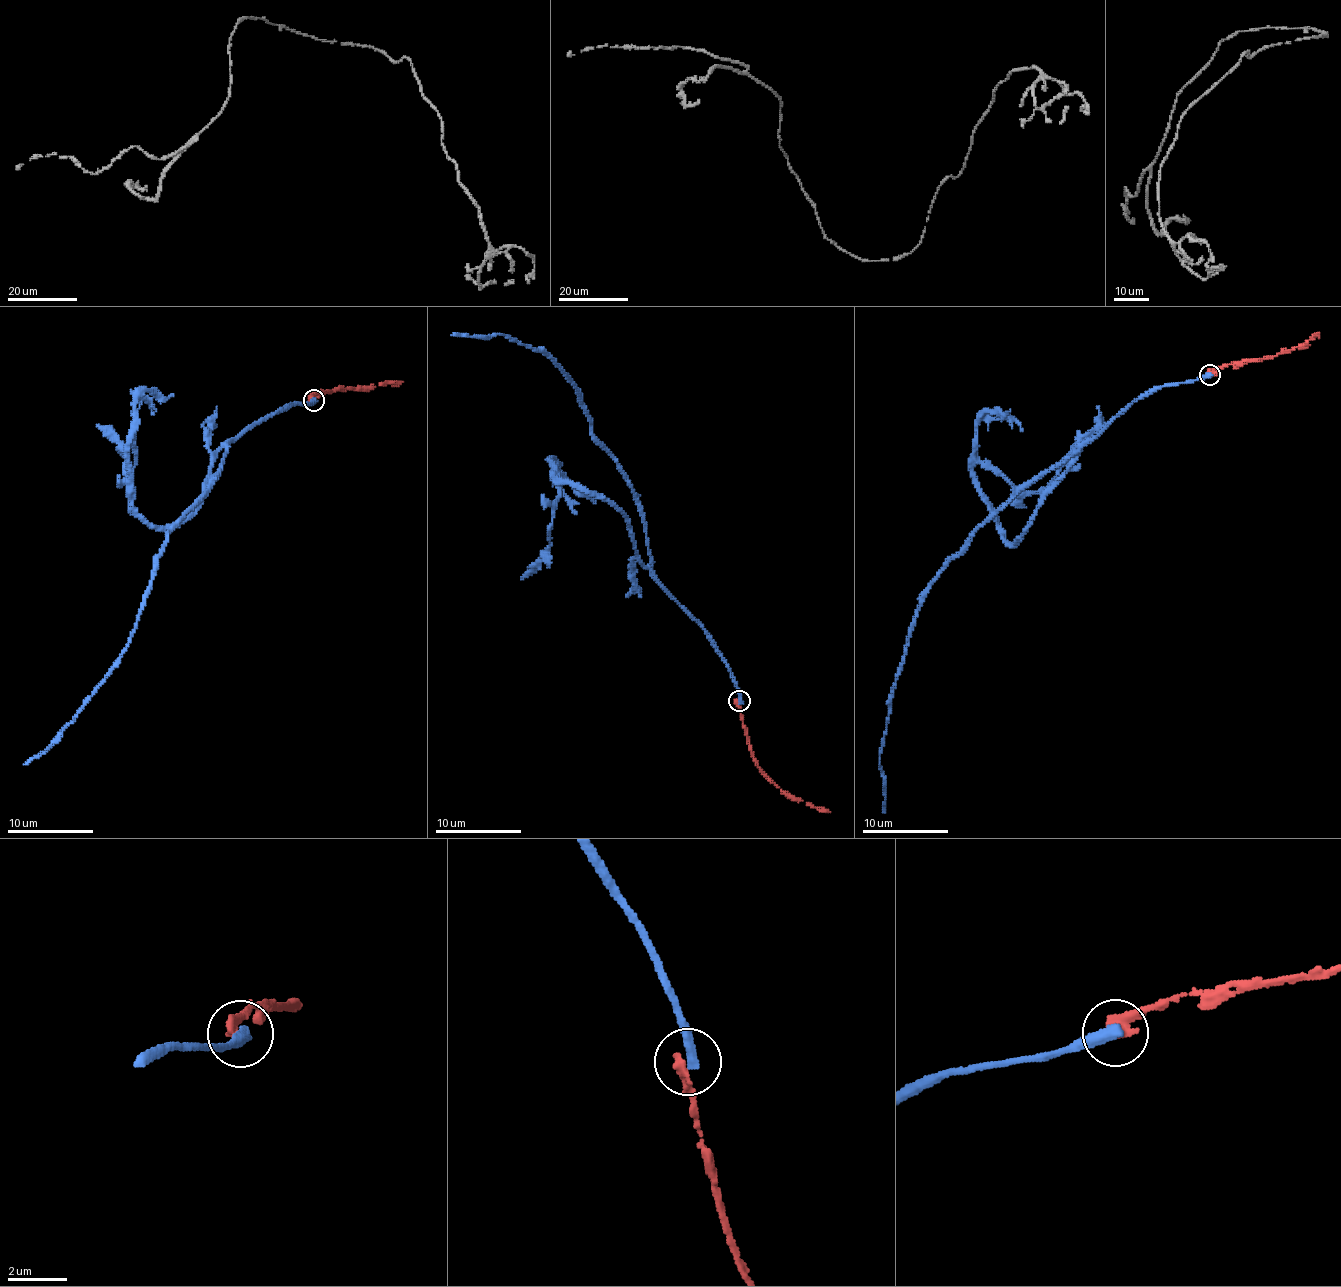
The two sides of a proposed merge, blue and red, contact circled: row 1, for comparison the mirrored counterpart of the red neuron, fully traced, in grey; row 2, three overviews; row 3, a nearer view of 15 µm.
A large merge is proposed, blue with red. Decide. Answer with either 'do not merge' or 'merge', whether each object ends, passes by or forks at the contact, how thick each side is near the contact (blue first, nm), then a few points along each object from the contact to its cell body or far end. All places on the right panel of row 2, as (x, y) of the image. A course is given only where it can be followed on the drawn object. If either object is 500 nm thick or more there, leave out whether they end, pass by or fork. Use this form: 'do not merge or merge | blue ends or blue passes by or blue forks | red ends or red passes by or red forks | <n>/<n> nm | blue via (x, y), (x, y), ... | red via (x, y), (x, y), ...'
do not merge | blue ends | red ends | 400/380 nm | blue via (1210, 375), (1149, 389), (1090, 440), (1024, 482), (930, 585), (891, 699), (879, 754), (885, 812) | red via (1210, 375), (1229, 364), (1268, 359), (1299, 347), (1319, 332)

